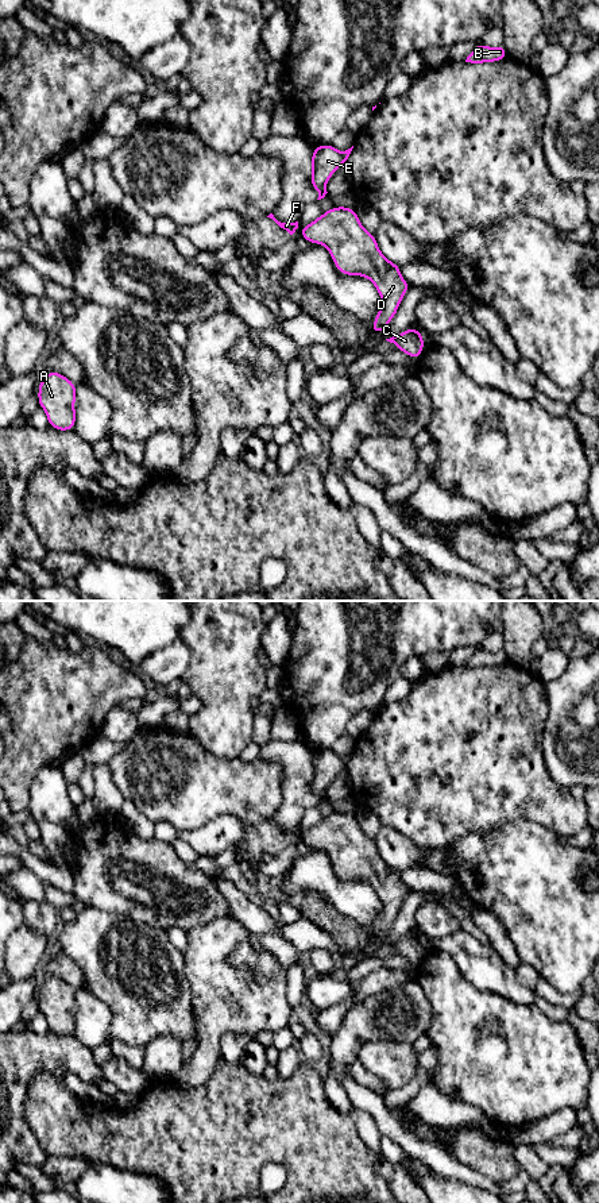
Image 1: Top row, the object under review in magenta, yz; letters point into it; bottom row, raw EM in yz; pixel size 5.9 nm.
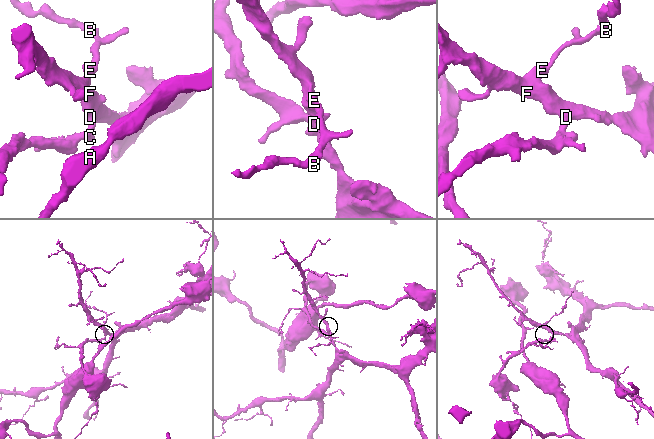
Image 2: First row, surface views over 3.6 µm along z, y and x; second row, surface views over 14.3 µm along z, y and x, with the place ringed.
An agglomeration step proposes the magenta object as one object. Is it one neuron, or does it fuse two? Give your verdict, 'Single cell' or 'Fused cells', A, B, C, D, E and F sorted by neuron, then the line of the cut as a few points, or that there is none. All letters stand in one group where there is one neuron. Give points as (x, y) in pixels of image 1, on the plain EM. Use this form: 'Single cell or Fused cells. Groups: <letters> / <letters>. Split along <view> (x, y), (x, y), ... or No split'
Single cell. Groups: A B C D E F. No split

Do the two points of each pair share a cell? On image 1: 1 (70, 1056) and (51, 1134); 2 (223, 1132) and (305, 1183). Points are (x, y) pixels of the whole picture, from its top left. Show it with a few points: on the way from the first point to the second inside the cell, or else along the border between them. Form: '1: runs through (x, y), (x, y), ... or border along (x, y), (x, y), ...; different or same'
1: border along (29, 1083), (39, 1072), (50, 1072), (61, 1083); different
2: runs through (244, 1132), (259, 1132), (289, 1161); same

